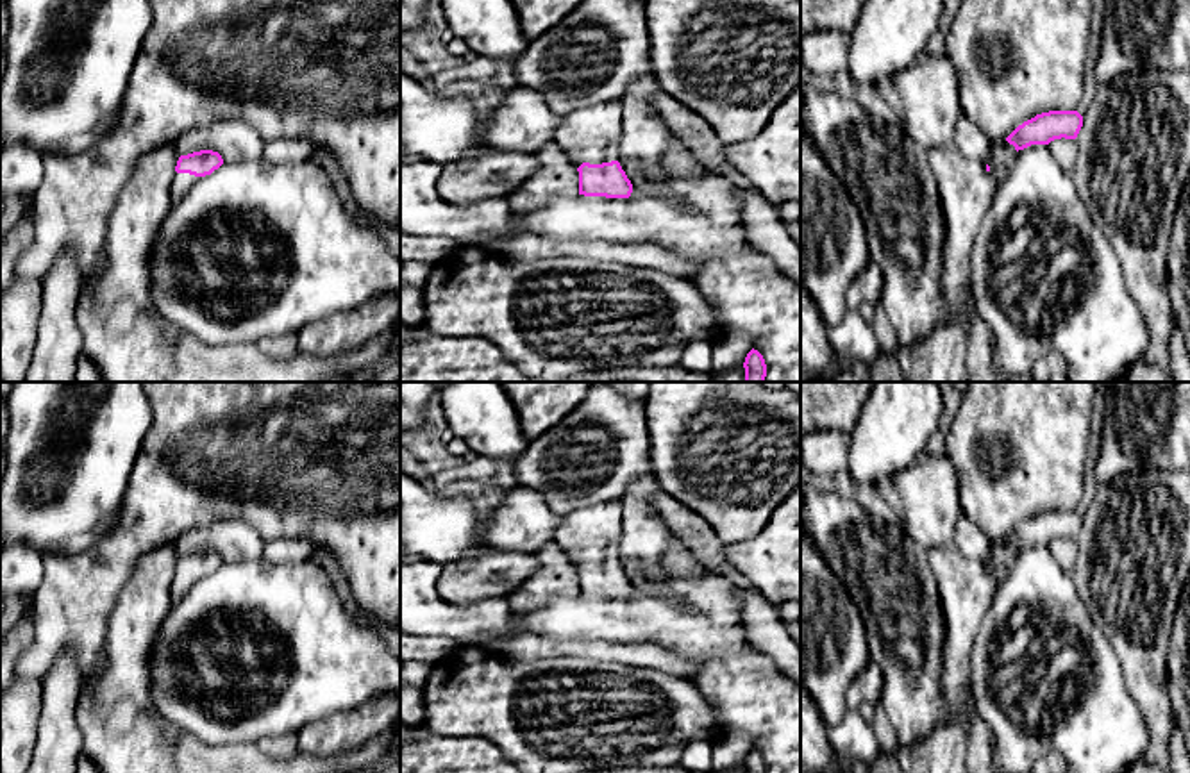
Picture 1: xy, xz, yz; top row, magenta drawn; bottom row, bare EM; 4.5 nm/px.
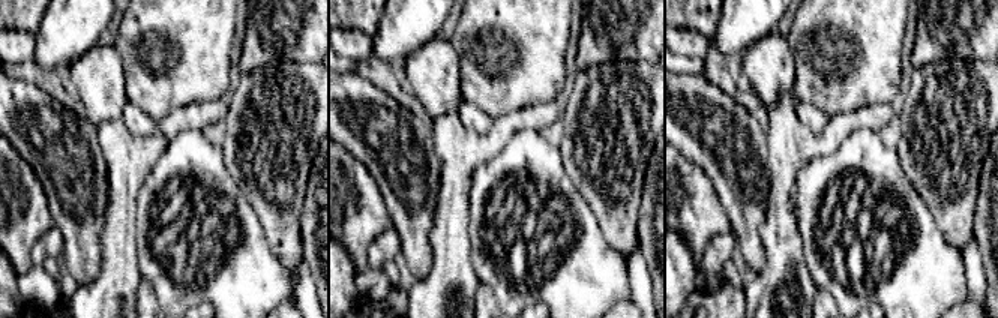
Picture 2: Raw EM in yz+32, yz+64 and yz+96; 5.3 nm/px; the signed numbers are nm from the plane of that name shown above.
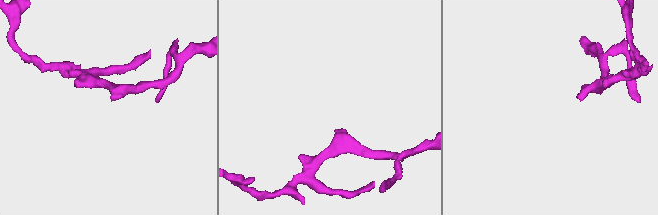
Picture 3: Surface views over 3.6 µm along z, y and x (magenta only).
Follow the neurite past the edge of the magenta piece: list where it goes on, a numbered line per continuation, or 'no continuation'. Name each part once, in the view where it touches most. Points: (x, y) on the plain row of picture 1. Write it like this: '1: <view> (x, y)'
1: xz (590, 534)

